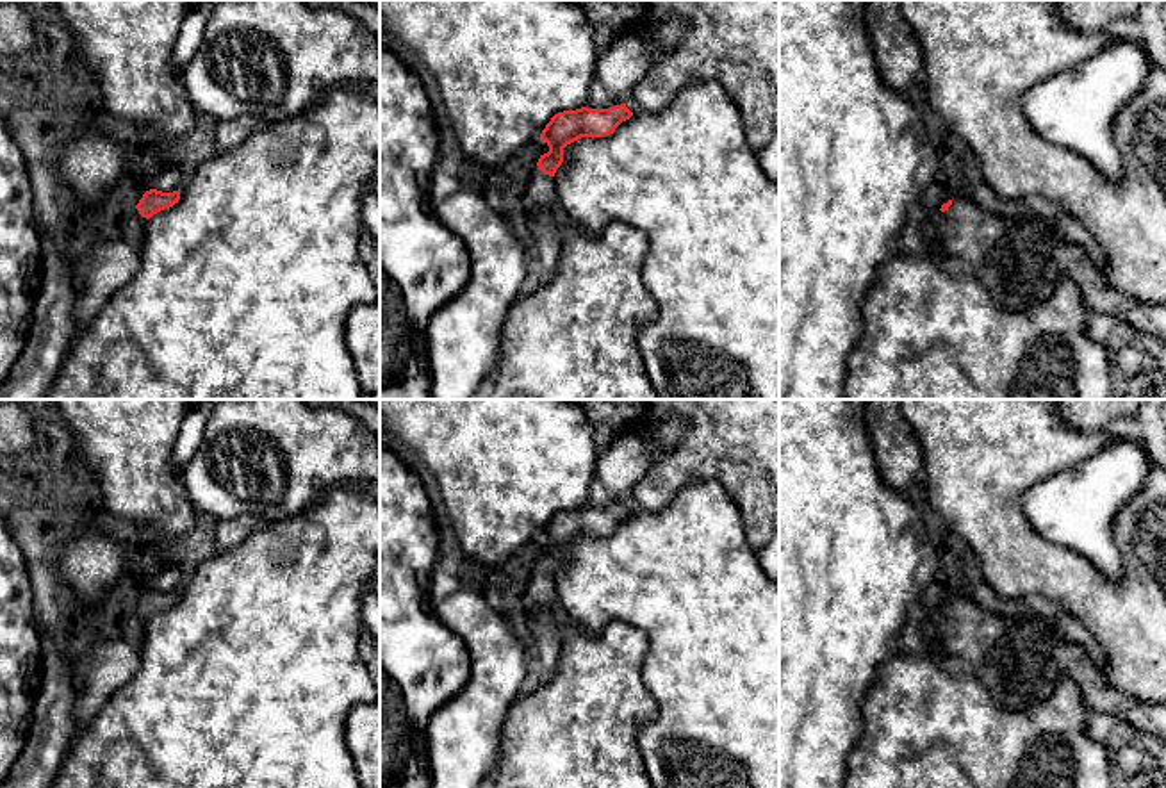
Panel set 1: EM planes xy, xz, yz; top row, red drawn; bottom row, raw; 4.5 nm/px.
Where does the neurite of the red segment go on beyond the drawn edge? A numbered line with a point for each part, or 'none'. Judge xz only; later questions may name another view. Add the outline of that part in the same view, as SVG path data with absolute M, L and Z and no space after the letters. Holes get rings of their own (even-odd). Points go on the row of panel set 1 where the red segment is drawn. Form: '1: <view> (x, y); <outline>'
1: xz (541, 193); M537 162L533 164L533 169L522 196L522 212L526 216L530 216L538 209L551 209L558 201L554 178L549 175L544 175L538 169Z

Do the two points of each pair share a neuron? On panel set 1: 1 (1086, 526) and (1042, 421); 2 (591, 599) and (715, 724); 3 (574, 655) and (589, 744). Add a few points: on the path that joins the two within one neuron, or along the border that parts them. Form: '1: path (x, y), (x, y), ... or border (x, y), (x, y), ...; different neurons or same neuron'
1: border (1099, 450), (1079, 464), (1061, 469), (1026, 491); different neurons
2: path (632, 601), (714, 683); same neuron
3: path (589, 676), (589, 722); same neuron

